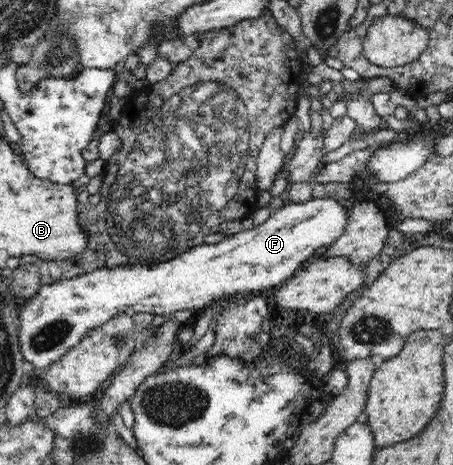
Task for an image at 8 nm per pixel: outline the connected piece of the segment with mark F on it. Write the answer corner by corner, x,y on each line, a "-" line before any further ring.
307,197
307,201
303,203
289,203
285,204
281,209
273,210
265,222
252,229
243,230
233,234
228,239
224,239
215,244
204,243
202,246
192,247
190,250
184,251
180,257
174,258
168,262
160,262
150,266
118,265
111,269
103,268
102,270
96,270
96,272
88,272
88,274
78,276
78,278
60,280
60,282
53,282
52,284
41,286
41,289
35,294
35,297
32,297
27,301
18,300
17,302
16,309
19,312
19,322
16,331
19,336
19,345
23,359
28,362
28,364
32,364
34,369
38,368
38,371
41,370
42,372
42,369
45,370
52,366
55,362
58,362
58,360
60,360
60,356
62,356
62,354
66,354
72,346
76,346
76,344
84,338
84,334
88,333
88,330
92,330
92,328
96,328
98,326
104,326
110,318
114,318
118,314
150,313
157,316
159,319
162,316
178,312
178,310
191,310
197,312
199,309
206,308
208,304
218,301
219,299
224,300
237,296
250,296
251,294
264,292
264,290
274,290
274,288
283,286
291,276
296,274
298,269
311,261
311,259
314,259
320,252
323,251
324,248
326,248
326,246
328,246
328,244
336,242
336,238
340,238
340,234
346,230
346,224
348,224
348,209
340,204
338,200
335,200
332,197
317,197
313,199

